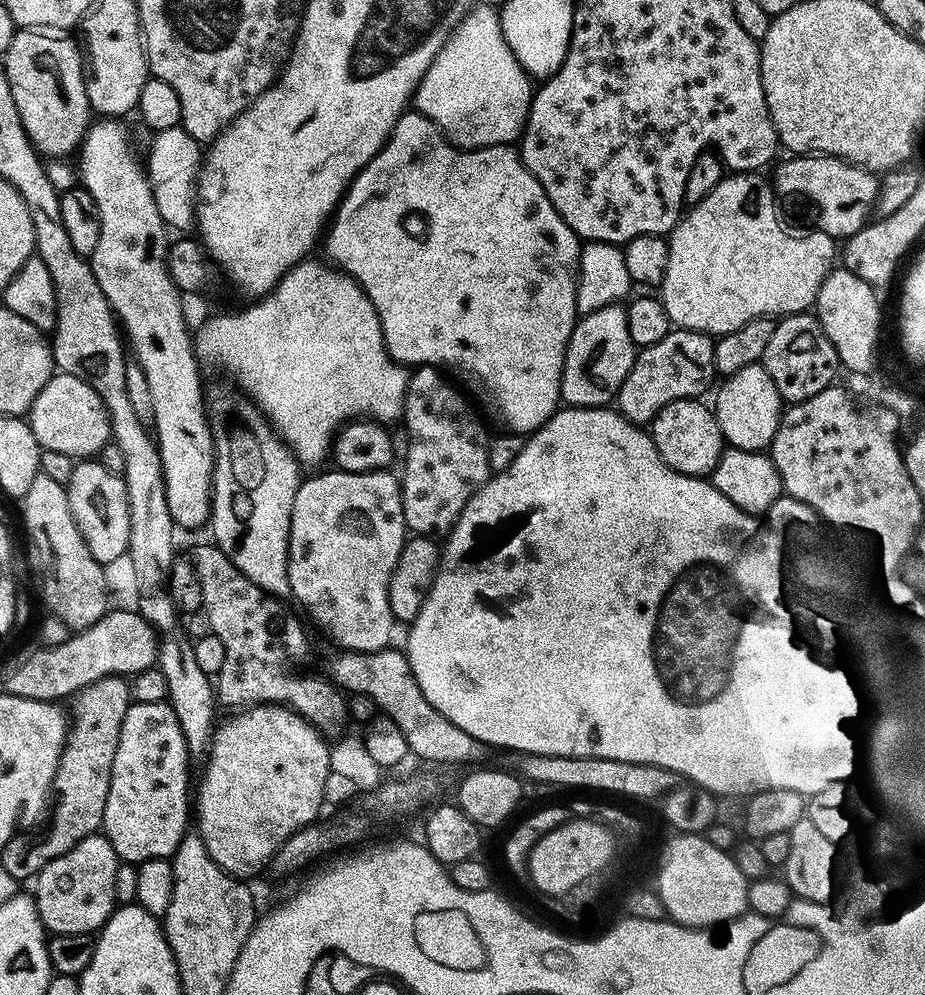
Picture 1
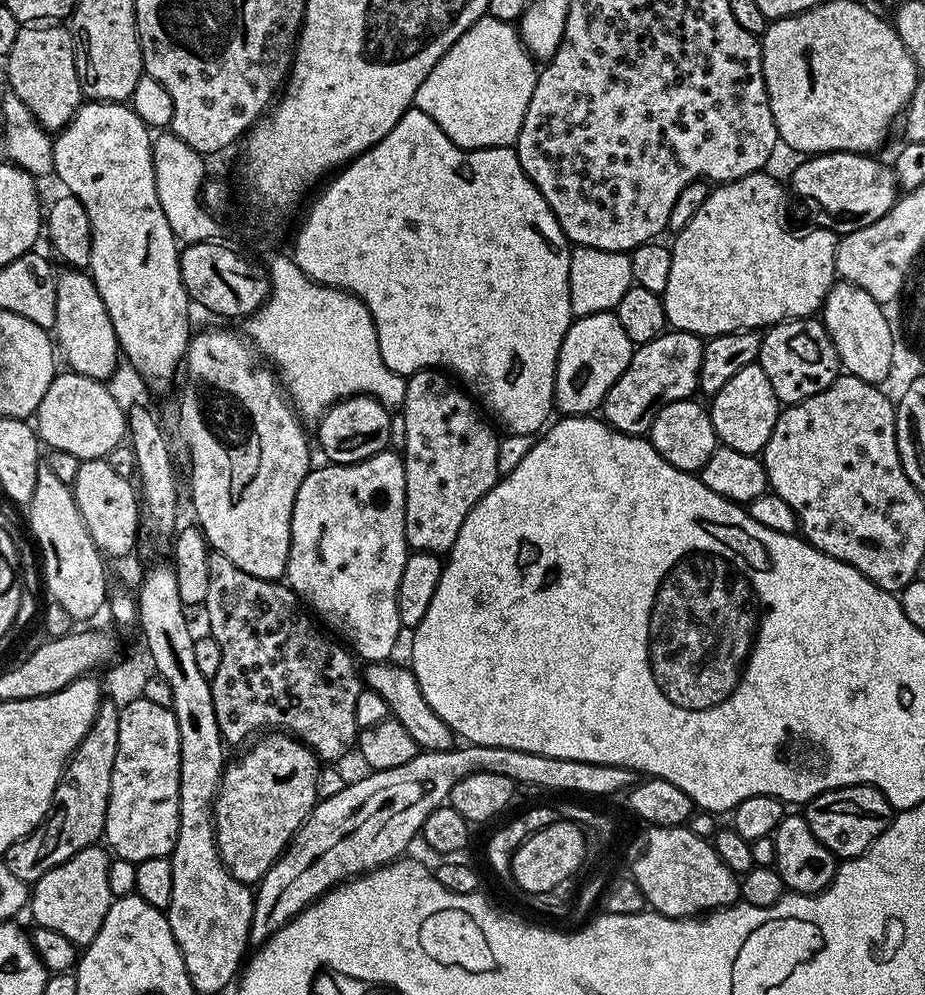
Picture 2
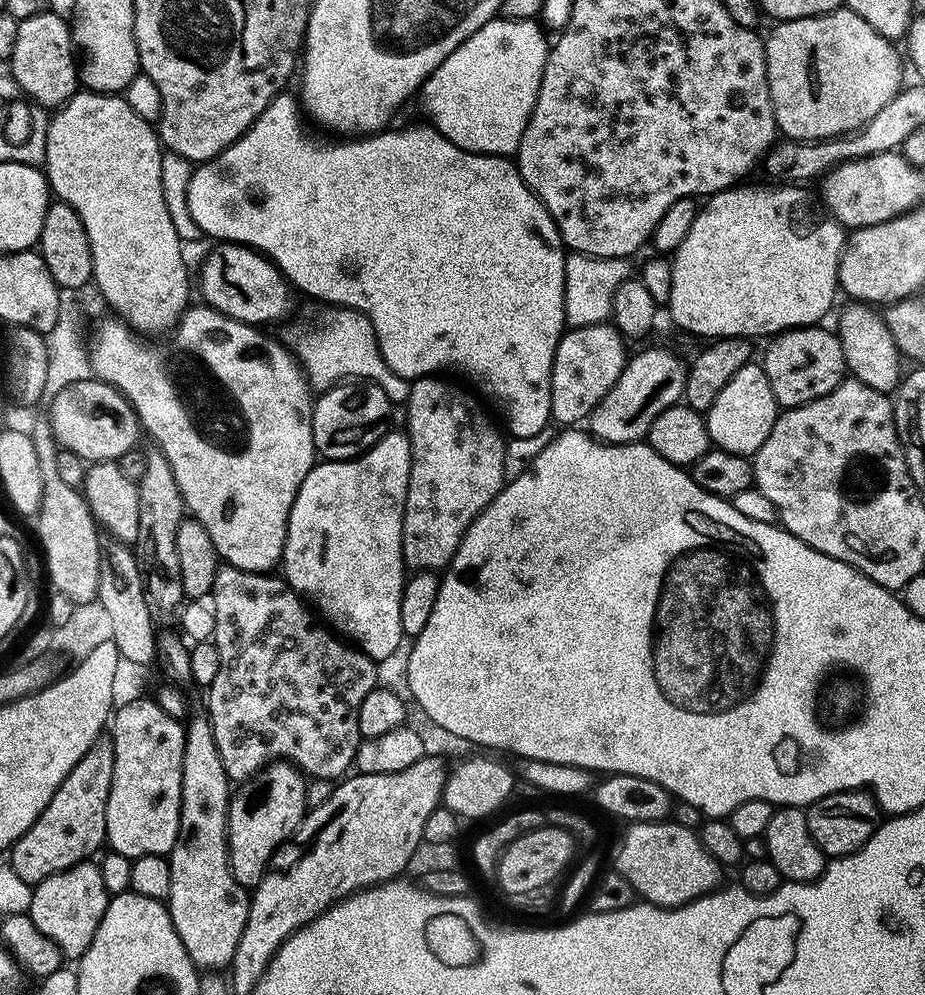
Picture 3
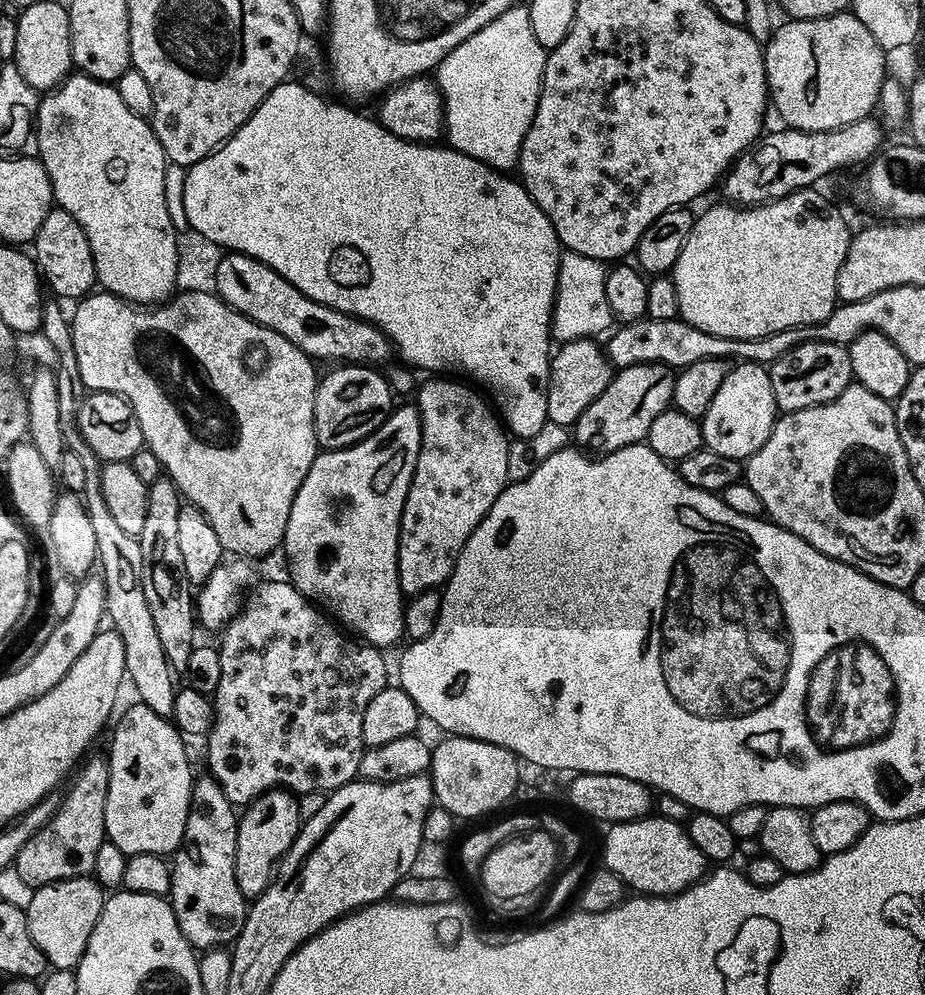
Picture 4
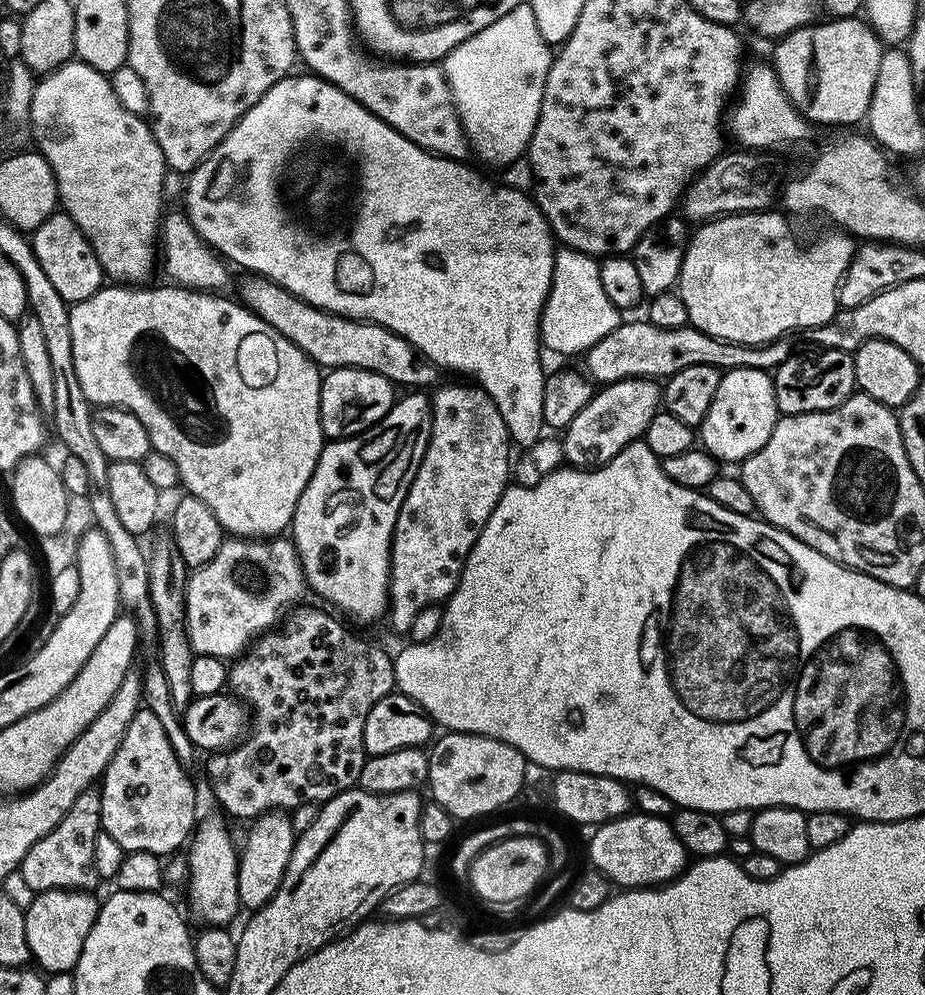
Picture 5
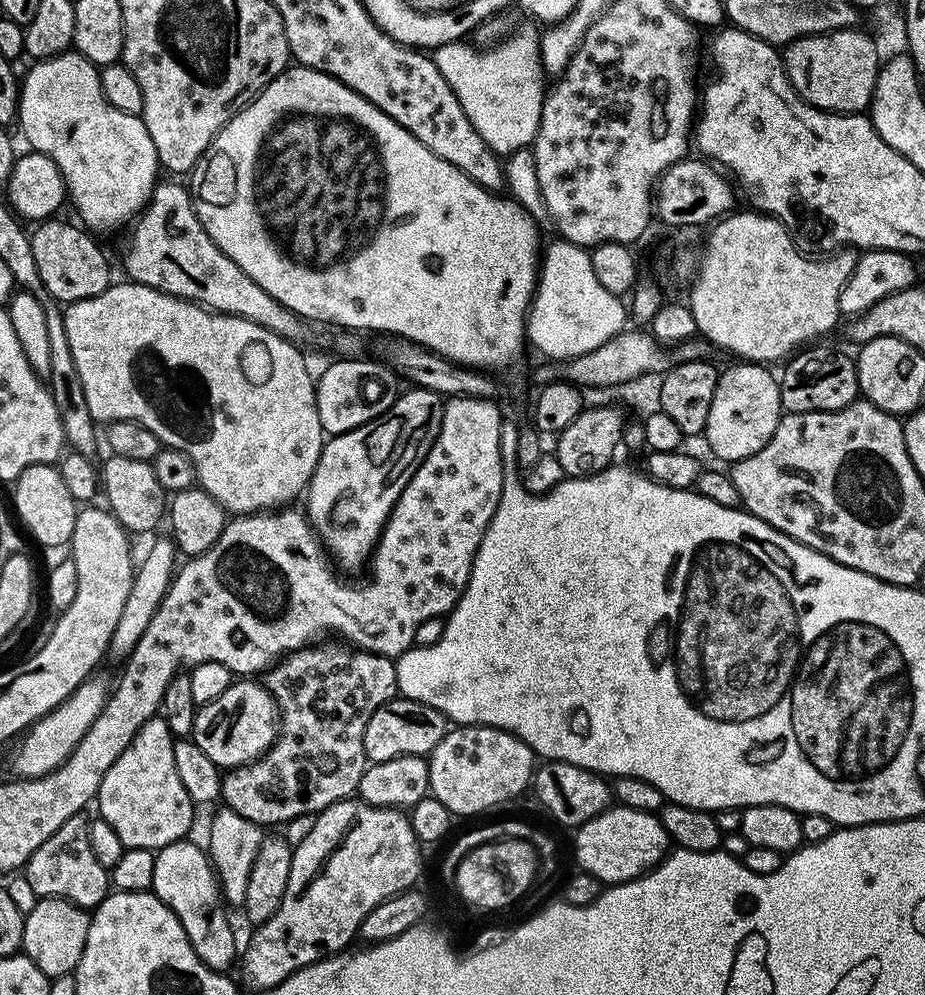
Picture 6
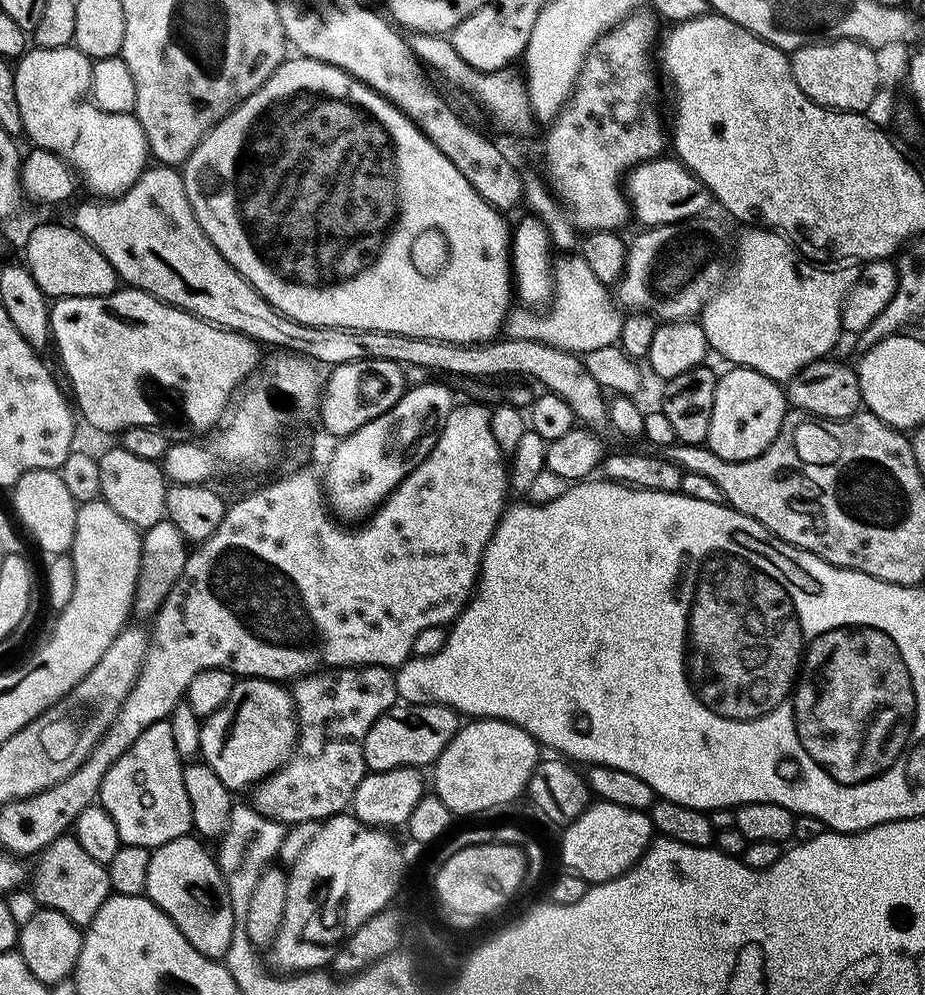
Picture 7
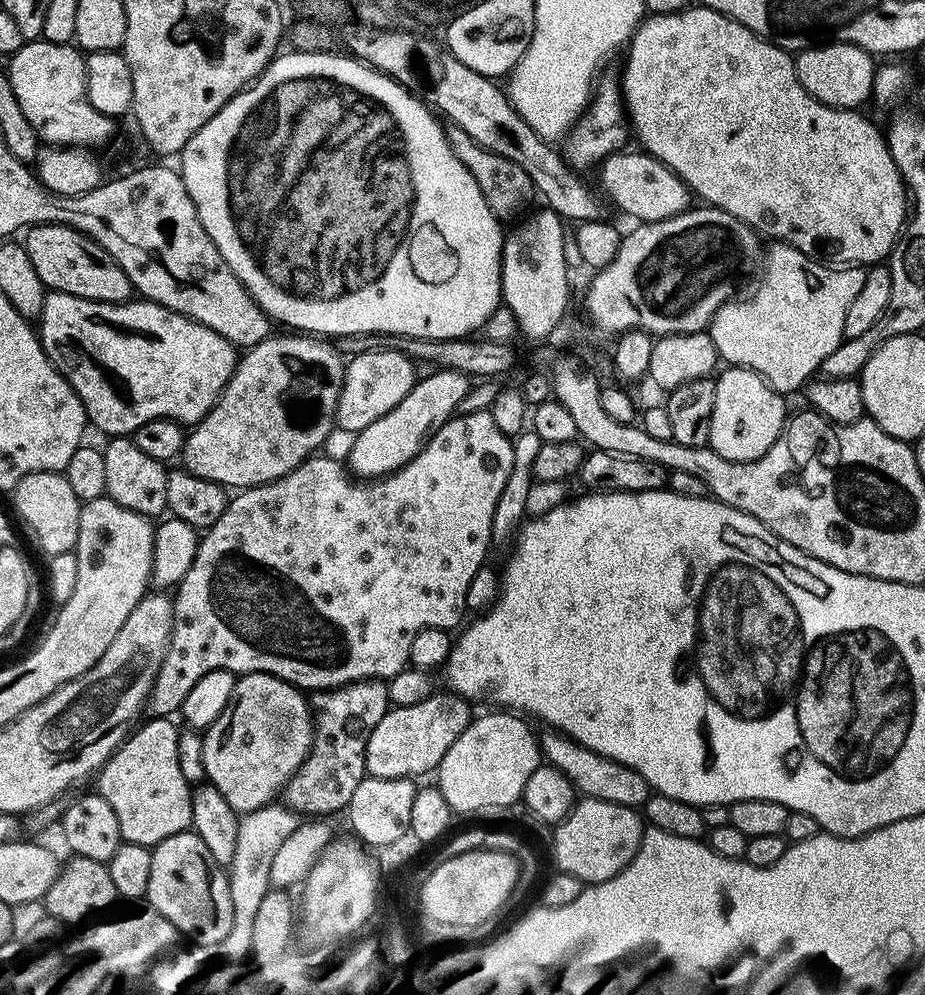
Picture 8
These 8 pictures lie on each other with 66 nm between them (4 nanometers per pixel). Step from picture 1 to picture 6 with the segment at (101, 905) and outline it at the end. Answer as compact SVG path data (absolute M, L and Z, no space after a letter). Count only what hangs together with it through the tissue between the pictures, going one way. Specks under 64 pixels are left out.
M40 898L37 899L34 910L24 913L24 929L22 930L22 942L20 943L23 955L30 958L30 962L34 962L34 966L38 966L38 970L42 970L42 974L46 974L50 978L55 978L58 976L67 976L69 974L75 973L78 962L82 958L82 950L86 946L86 934L90 930L90 916L85 909L74 906L74 902L69 900L63 900L62 898Z

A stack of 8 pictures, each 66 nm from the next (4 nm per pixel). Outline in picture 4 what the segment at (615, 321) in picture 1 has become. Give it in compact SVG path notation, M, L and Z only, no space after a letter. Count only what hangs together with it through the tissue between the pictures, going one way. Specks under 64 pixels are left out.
M595 339L571 340L561 343L551 357L552 369L548 379L546 410L548 418L565 426L575 425L577 418L606 390L614 375L614 367L605 355L605 349Z

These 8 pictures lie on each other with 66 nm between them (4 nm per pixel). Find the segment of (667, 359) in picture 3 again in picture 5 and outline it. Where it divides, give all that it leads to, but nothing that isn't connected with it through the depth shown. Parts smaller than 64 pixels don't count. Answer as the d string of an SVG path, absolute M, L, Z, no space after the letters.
M646 376L605 383L578 414L563 429L564 459L573 468L591 470L608 464L628 443L636 443L643 437L650 418L661 411L662 388L655 379Z

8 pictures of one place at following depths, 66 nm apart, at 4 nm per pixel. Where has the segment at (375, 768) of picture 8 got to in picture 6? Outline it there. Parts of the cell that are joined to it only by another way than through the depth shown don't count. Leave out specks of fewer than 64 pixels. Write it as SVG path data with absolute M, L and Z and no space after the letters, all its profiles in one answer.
M393 698L374 710L374 715L370 717L370 723L366 726L364 749L369 761L374 764L390 762L390 758L399 756L427 757L449 730L449 721L438 710L417 700Z

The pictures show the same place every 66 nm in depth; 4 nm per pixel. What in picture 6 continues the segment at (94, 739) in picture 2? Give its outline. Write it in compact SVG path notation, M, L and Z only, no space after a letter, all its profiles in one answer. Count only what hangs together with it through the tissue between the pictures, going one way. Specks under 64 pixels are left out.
M87 815L70 818L59 830L50 834L34 854L30 854L22 874L30 882L37 898L62 898L74 902L74 906L95 910L107 898L110 891L110 872L94 856L90 844L91 823Z

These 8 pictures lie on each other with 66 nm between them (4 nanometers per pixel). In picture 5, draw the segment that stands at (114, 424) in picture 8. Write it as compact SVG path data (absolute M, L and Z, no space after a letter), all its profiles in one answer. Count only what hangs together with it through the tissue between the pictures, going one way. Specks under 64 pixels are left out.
M105 286L90 298L86 298L82 302L71 305L68 309L70 314L70 343L74 346L74 374L78 374L78 383L82 385L82 394L86 394L88 403L93 406L102 408L125 408L130 414L134 414L134 418L138 418L138 422L142 422L142 426L146 426L146 434L150 438L153 449L155 451L166 454L166 458L170 458L170 462L174 462L174 466L180 475L180 484L185 488L187 495L202 498L202 502L206 502L206 506L210 506L210 510L214 510L214 518L218 518L220 525L224 527L225 533L232 538L276 538L281 535L280 532L289 527L294 518L294 510L298 506L298 498L302 498L302 490L306 490L306 486L310 482L310 478L314 474L314 466L318 466L318 458L322 454L326 443L326 437L322 430L322 422L320 421L320 382L322 379L321 369L315 362L310 359L306 353L298 346L294 346L294 342L290 342L281 332L274 330L274 326L270 326L265 320L260 320L251 310L243 303L237 302L235 299L227 300L224 294L213 294L211 292L201 292L194 288L181 288L179 286L167 286L168 288L148 288L152 286Z

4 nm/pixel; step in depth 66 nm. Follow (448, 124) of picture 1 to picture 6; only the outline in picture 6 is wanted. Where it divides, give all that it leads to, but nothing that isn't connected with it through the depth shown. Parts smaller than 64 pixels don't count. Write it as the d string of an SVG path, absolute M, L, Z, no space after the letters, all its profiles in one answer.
M532 22L527 23L522 25L517 32L515 29L503 40L485 47L483 50L471 43L468 45L468 42L457 42L444 44L434 52L438 70L442 74L442 78L446 78L446 82L454 90L458 102L462 102L462 110L466 110L466 118L470 118L474 130L478 130L478 134L482 134L482 142L486 142L486 146L490 146L490 150L494 150L504 158L509 157L520 148L529 147L535 140L546 95L546 83L544 84L546 71L540 59L541 37L538 35L538 29L536 30L537 25Z

